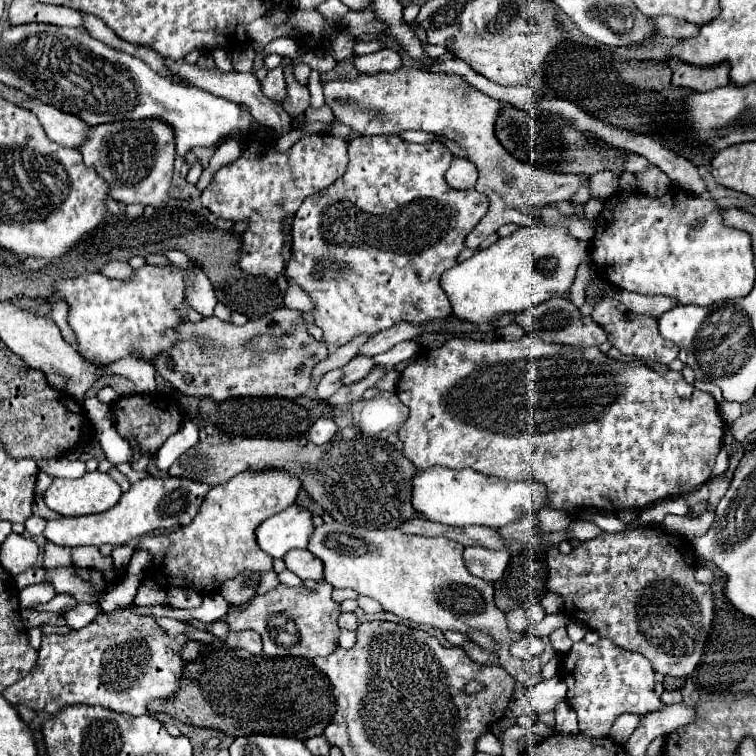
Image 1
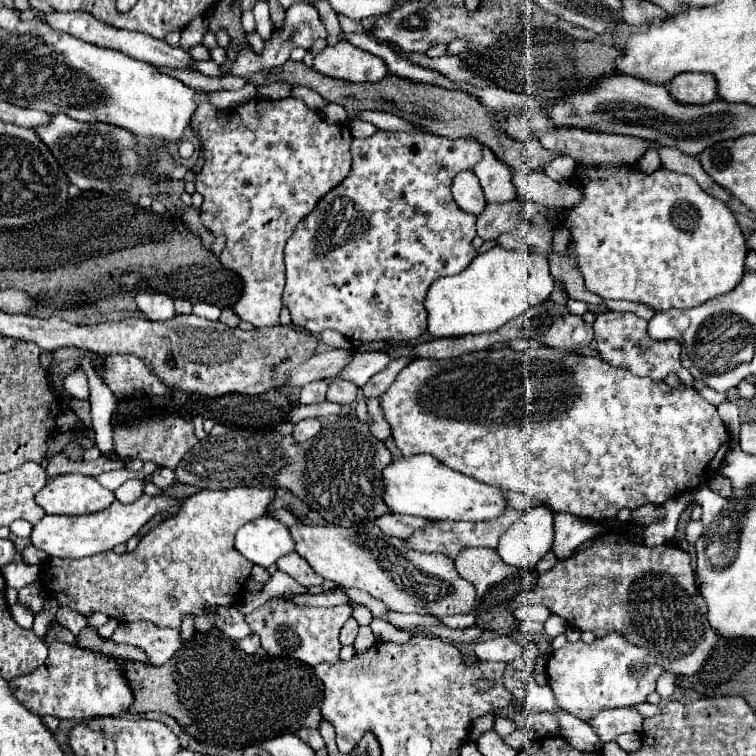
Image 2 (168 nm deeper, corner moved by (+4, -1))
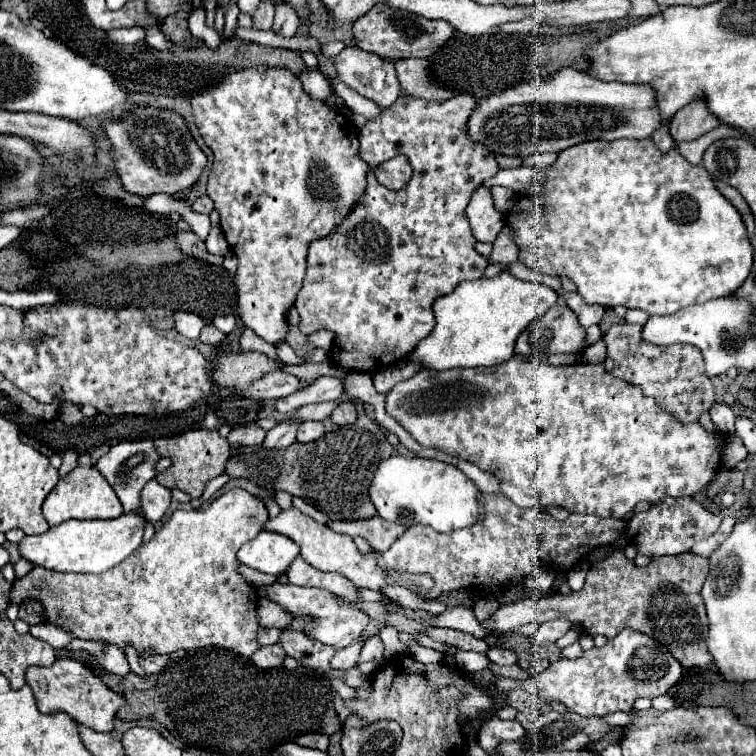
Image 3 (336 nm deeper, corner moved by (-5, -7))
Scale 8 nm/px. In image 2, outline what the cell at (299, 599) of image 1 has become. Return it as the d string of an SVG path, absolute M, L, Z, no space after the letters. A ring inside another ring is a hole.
M268 600L252 614L246 614L244 620L260 636L262 648L272 656L288 656L300 660L304 664L318 664L318 662L336 662L340 654L340 628L350 618L352 608L348 604L334 606L334 608L318 608L318 606L298 606L290 600ZM290 628L298 638L290 638Z

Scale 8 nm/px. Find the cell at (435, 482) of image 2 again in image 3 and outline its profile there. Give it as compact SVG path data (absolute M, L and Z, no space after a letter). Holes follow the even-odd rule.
M391 454L387 460L379 462L369 488L373 506L383 520L405 526L425 524L437 532L453 532L473 526L477 522L477 514L481 512L477 494L477 486L453 464L401 454Z

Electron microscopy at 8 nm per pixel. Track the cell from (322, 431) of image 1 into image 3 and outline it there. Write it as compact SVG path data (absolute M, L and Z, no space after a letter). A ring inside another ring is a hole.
M303 422L297 430L297 442L313 442L319 436L323 436L323 424L321 422Z

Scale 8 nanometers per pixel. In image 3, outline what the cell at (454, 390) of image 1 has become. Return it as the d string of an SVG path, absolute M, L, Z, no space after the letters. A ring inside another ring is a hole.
M511 358L509 362L503 364L503 396L497 396L493 390L493 374L495 370L487 368L459 368L459 370L447 370L447 372L435 372L435 370L421 370L413 378L395 384L387 392L385 400L385 410L389 416L393 416L421 446L425 448L437 448L437 450L447 452L451 456L457 456L461 460L473 462L485 472L491 472L499 480L507 478L519 488L523 488L529 496L537 498L539 504L547 506L559 506L569 512L579 512L579 514L595 514L595 516L627 516L633 512L635 504L641 500L647 502L659 502L663 496L693 496L695 492L703 490L711 478L715 476L715 470L721 462L721 448L725 436L711 436L707 434L699 422L693 424L681 424L677 422L671 414L661 410L655 400L647 398L641 394L641 390L633 384L627 384L621 378L611 376L603 364L573 364L573 366L551 366L551 364L541 364L541 362L525 362L519 358Z

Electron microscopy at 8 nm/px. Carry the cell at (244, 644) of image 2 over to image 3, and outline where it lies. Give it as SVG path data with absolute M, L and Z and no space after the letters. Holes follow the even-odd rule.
M279 644L261 646L261 648L253 654L253 658L251 658L251 662L253 662L255 666L267 668L267 670L271 670L271 668L281 668L281 666L283 666L283 660L285 660L285 652L283 652L283 648L281 648Z

